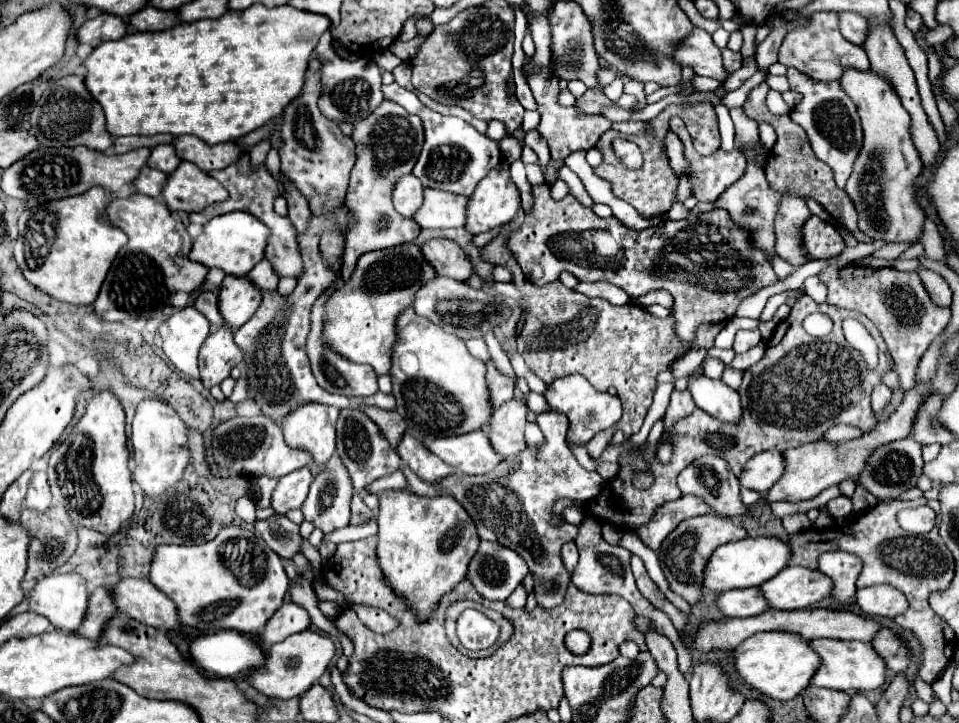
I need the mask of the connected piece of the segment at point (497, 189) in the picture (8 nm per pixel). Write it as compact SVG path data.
M502 162L478 184L468 198L466 230L472 234L486 232L510 222L520 210L520 190L510 178L508 164Z

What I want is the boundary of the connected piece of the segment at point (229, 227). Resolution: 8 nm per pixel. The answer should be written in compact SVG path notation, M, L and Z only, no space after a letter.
M244 212L222 214L222 216L212 218L204 226L204 234L200 238L196 238L192 244L190 258L208 268L220 266L226 274L244 276L264 258L268 234L270 234L268 226L264 226L258 218L252 218L252 214L244 214Z

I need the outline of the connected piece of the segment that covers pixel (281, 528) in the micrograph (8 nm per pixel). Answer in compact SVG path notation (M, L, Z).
M270 516L266 520L256 520L254 528L262 534L264 542L282 558L294 558L298 552L302 552L304 538L300 536L298 524L294 524L286 516Z

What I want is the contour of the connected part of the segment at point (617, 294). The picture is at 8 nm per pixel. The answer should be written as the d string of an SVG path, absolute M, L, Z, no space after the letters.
M582 282L574 290L580 294L602 294L606 300L610 300L610 303L614 305L624 305L630 302L630 297L626 292L610 282L594 282L594 284Z

